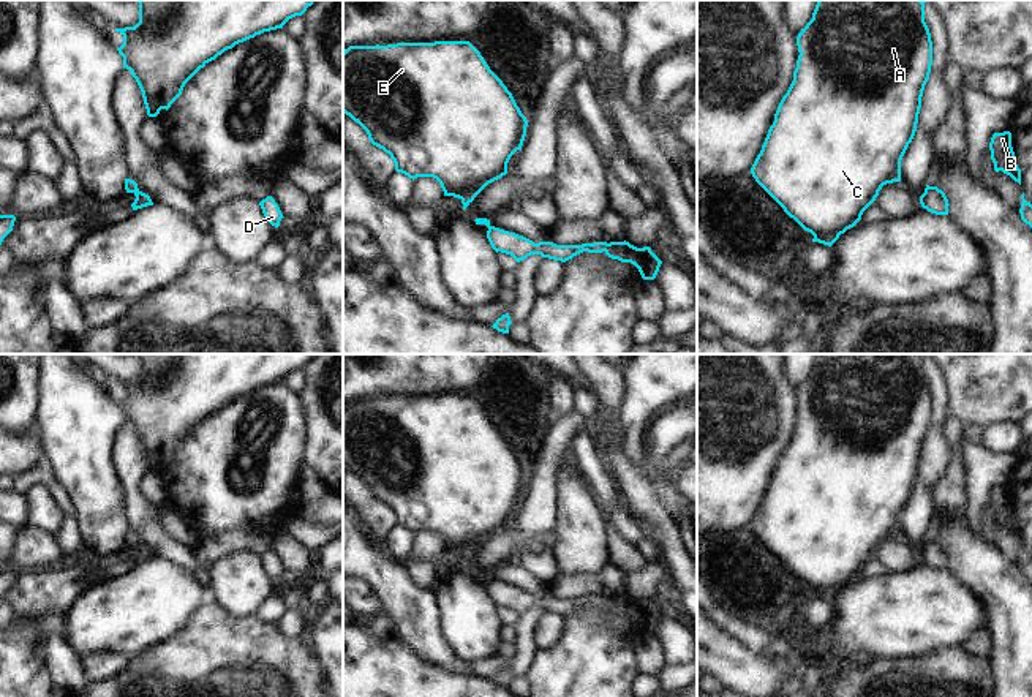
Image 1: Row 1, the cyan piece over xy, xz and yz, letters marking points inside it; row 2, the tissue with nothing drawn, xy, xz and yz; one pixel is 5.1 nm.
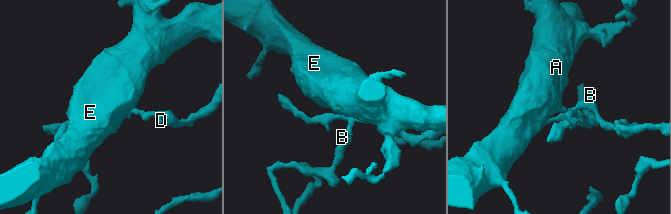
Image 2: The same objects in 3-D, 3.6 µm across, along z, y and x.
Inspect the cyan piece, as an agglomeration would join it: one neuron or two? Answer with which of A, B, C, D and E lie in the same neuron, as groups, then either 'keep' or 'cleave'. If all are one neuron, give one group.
groups A C E / B D; cleave

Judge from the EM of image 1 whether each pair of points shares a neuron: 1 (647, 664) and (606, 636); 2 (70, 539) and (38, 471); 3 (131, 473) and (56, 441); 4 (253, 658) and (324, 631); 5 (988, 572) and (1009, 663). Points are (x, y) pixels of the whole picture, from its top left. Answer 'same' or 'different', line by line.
1: different
2: same
3: different
4: different
5: same

